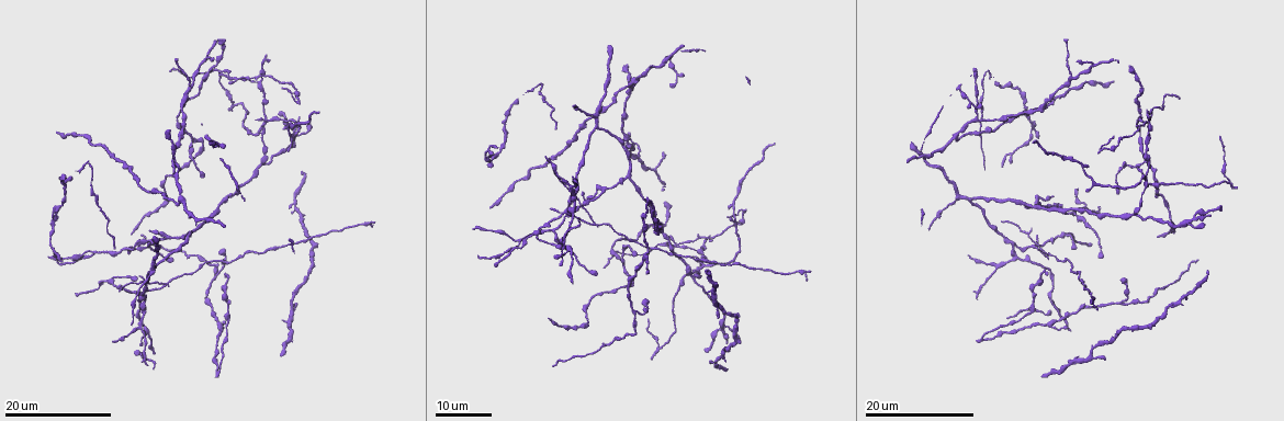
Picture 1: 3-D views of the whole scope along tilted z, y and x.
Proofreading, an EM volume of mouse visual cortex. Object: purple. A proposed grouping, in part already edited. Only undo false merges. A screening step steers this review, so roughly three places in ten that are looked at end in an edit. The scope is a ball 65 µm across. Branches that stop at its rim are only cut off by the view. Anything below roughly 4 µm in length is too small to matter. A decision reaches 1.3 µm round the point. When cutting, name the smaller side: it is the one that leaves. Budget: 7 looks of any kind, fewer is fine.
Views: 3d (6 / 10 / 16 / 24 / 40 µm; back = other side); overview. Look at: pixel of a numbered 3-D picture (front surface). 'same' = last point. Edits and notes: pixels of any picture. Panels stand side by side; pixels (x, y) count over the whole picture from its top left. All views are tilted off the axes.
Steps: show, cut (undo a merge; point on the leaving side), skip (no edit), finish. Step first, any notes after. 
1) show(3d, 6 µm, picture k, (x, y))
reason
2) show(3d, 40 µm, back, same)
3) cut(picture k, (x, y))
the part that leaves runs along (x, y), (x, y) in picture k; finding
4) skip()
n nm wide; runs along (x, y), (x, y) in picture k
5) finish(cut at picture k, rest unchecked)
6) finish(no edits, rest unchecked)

show(3d, 24 µm, picture 1, (167, 238))
branch point

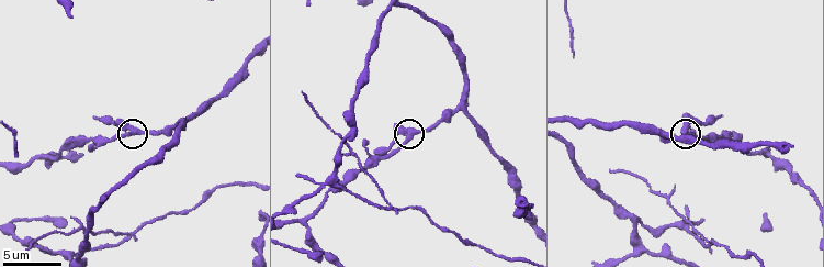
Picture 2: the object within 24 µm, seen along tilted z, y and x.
show(3d, 6 µm, picture 2, (409, 139))

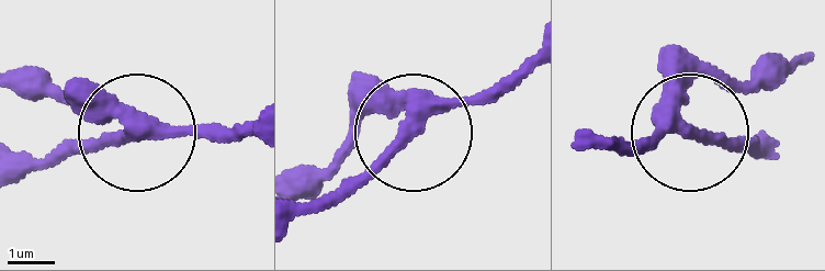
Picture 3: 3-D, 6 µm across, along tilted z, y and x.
skip()
3 arms; runs along (523, 70), (415, 128), (370, 114), (339, 147) in picture 3; all the same cell

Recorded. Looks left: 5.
show(3d, 6 µm, picture 2, (102, 201))
three arms meet

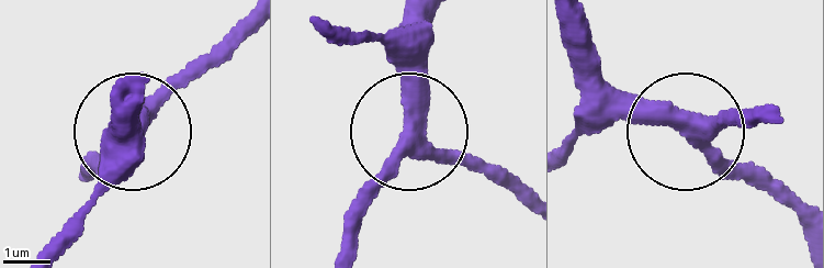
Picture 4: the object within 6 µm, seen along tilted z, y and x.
show(3d, 6 µm, back, picture 4, (408, 141))

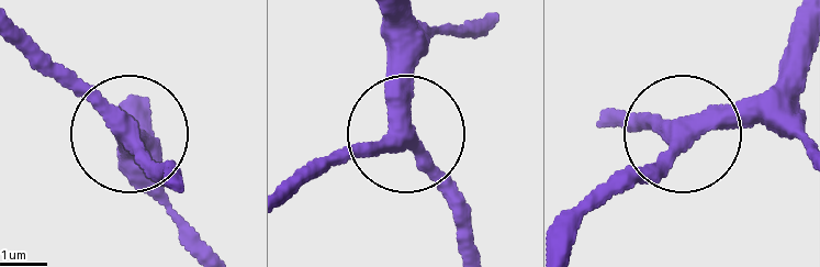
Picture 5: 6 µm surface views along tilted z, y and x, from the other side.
skip()
350 nm wide; runs along (620, 112), (705, 131), (799, 63) in picture 5; one cell here

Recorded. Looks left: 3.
show(3d, 24 µm, picture 1, (995, 270))
side arm on a straight run

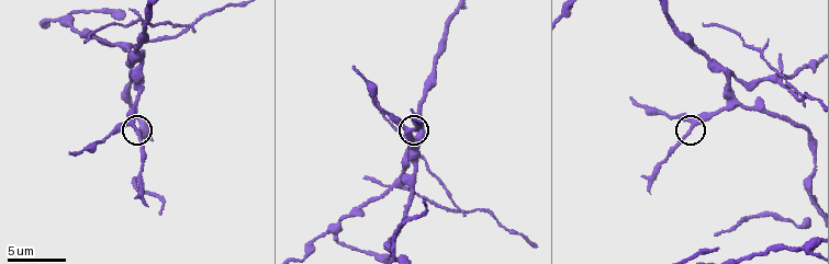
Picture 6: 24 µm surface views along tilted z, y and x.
show(3d, 6 µm, picture 6, (133, 125))
zoom in

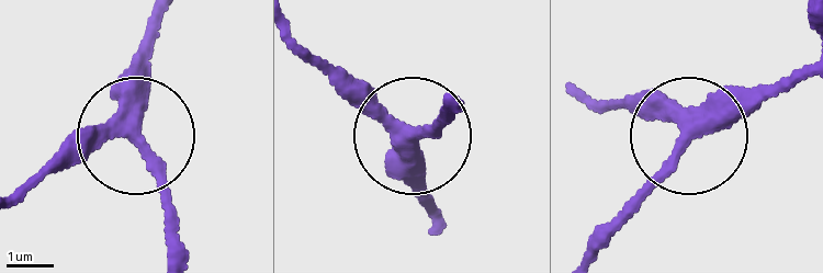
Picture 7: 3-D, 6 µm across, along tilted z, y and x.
skip()
side arm 8 µm; runs along (430, 194), (412, 135), (458, 107) in picture 7; one cell here

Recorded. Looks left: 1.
finish(no edits, rest unchecked)

